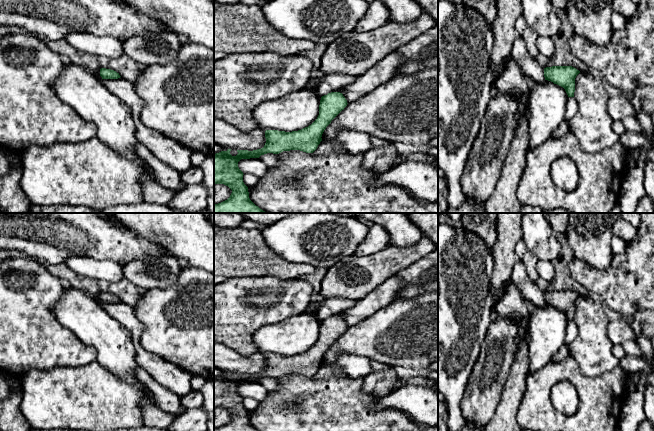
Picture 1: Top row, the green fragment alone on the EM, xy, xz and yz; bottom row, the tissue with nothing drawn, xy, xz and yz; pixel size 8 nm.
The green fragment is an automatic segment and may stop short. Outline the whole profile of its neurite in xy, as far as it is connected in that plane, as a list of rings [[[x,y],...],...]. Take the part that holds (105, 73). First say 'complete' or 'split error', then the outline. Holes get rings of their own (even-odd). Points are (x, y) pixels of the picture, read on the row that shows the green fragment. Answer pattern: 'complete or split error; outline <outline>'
complete; outline [[[106,68],[100,69],[100,76],[102,79],[118,79],[121,77],[116,71]]]

